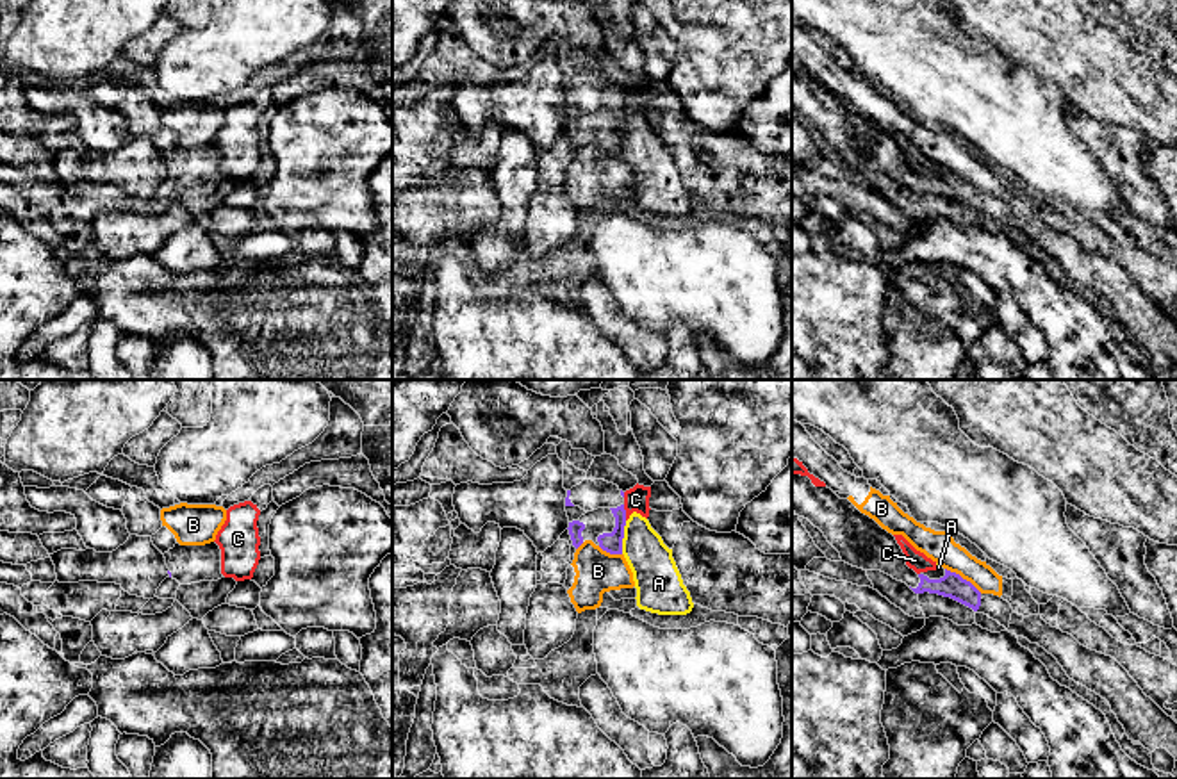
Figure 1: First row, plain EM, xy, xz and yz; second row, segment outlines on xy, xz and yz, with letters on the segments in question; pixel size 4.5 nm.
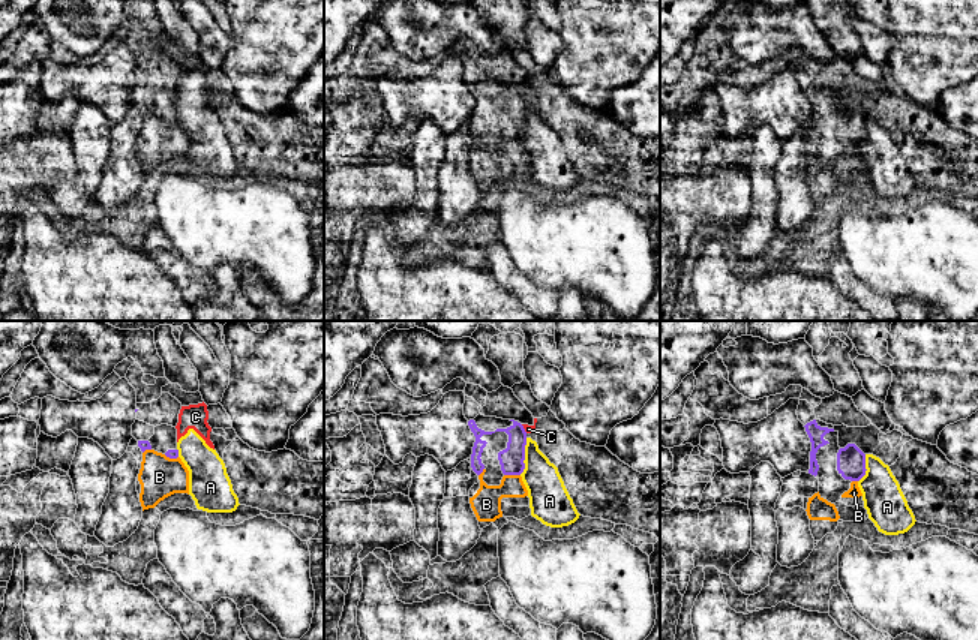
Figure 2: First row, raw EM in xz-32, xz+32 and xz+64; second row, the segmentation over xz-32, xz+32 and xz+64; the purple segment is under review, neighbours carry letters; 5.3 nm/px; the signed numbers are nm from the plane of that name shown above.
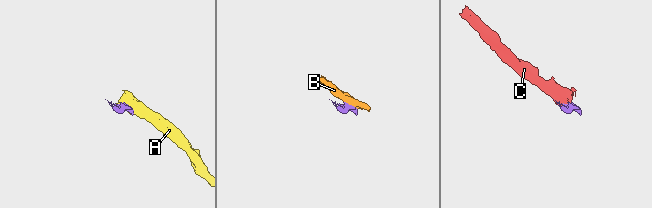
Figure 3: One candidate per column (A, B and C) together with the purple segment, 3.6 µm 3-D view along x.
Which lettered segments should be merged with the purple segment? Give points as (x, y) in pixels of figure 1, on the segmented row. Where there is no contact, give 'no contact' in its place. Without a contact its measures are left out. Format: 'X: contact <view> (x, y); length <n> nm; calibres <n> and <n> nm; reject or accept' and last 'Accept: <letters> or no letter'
A: contact xz (623, 537); length 150 nm; calibres 100 and 200 nm; reject
B: contact yz (962, 578); length 200 nm; calibres 110 and 140 nm; reject
C: contact xz (625, 512); length 70 nm; calibres 100 and 110 nm; reject
Accept: no letter

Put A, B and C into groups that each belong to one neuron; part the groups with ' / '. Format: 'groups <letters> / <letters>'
groups A C / B

